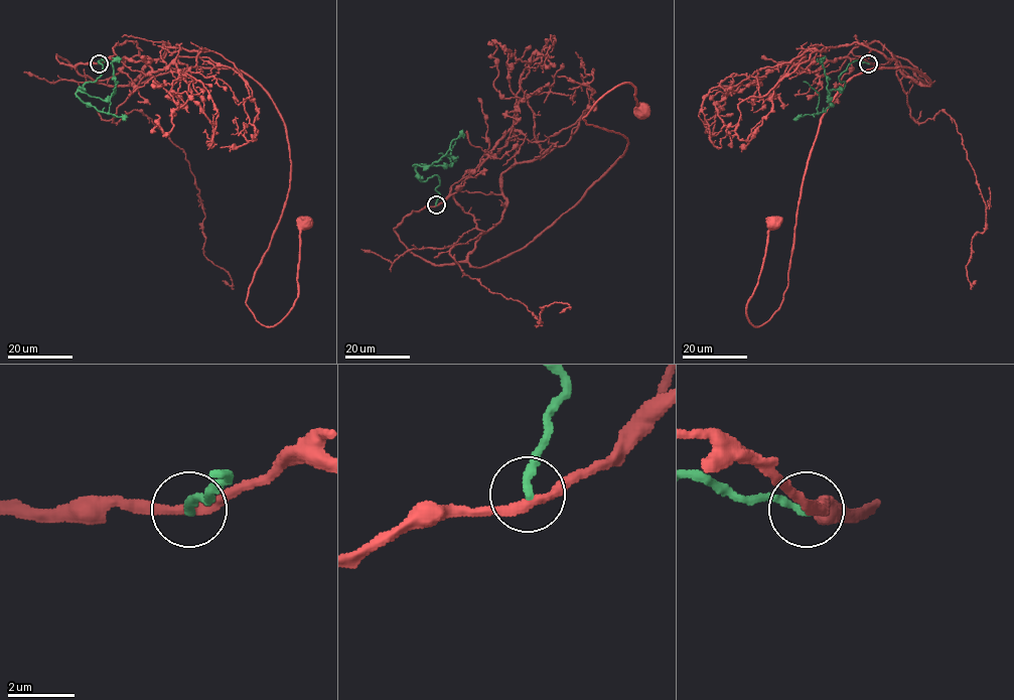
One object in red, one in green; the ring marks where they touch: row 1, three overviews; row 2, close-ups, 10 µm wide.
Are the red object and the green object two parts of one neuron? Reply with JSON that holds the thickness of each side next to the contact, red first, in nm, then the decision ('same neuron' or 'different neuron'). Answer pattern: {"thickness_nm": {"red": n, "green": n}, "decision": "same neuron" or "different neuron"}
{"thickness_nm": {"red": 280, "green": 240}, "decision": "different neuron"}

